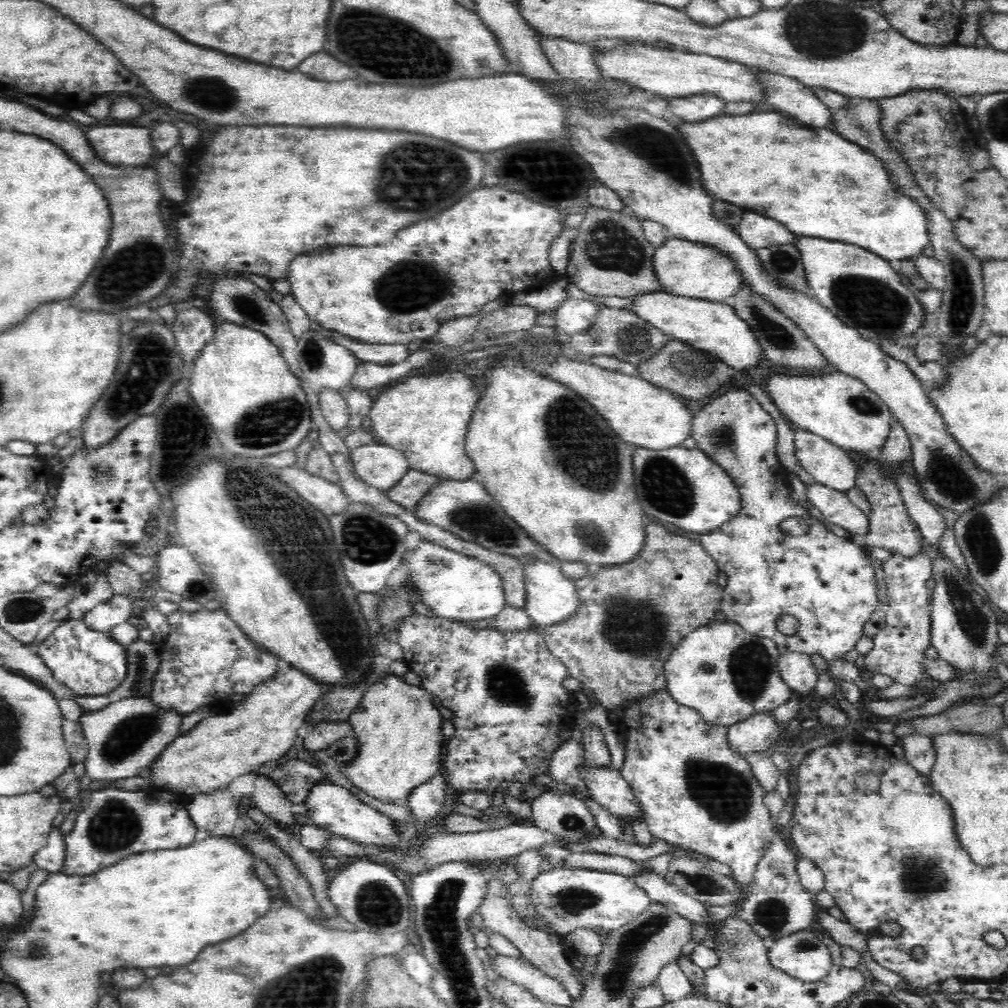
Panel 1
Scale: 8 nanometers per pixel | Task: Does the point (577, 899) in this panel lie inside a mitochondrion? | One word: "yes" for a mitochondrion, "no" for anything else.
yes

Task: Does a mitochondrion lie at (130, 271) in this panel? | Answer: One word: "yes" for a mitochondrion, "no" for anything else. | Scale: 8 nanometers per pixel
yes

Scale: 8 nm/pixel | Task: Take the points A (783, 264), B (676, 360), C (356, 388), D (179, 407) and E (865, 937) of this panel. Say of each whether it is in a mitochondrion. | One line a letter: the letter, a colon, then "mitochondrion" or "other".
A: mitochondrion
B: mitochondrion
C: other
D: mitochondrion
E: other

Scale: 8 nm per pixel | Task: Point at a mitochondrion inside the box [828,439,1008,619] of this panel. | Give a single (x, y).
(950, 479)

